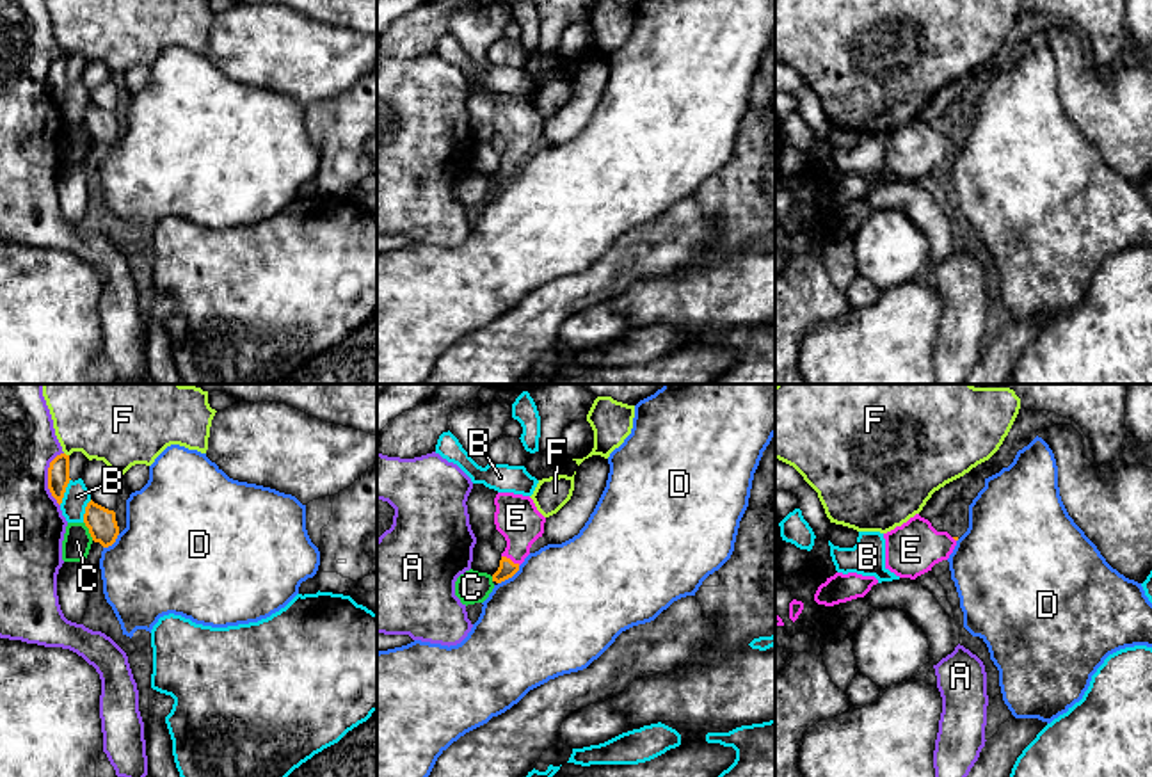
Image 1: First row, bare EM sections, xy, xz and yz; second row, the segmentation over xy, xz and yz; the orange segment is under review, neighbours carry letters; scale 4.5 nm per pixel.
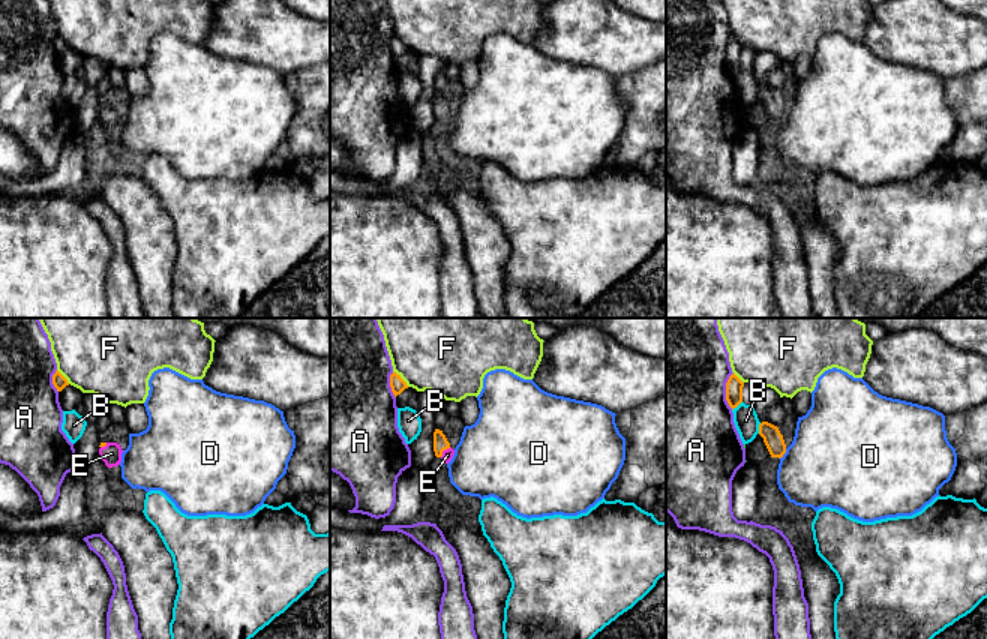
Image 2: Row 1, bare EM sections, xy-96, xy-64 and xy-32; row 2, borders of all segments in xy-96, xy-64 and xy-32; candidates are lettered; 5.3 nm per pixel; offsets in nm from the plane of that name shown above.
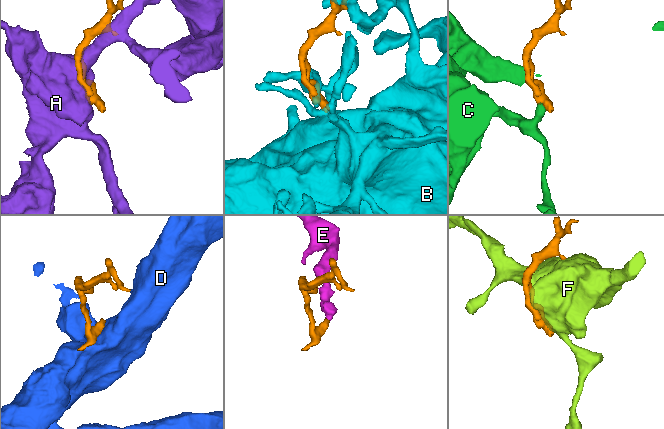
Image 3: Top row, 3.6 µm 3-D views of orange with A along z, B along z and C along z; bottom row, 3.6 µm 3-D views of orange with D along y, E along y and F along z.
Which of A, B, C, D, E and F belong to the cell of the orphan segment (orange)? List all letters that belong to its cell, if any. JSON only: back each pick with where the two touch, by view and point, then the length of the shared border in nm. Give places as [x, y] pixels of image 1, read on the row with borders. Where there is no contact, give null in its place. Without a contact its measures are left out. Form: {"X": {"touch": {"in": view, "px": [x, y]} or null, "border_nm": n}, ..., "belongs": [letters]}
{"E": {"touch": {"in": "xz", "px": [509, 559]}, "border_nm": 100}, "belongs": ["E"]}

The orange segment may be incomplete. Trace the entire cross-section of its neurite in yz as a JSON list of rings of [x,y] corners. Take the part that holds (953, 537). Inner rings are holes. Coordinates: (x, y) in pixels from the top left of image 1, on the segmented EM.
[[[919,514],[884,533],[884,539],[885,569],[910,580],[932,571],[935,564],[948,560],[958,541],[958,537],[951,537],[948,532],[937,532]]]

